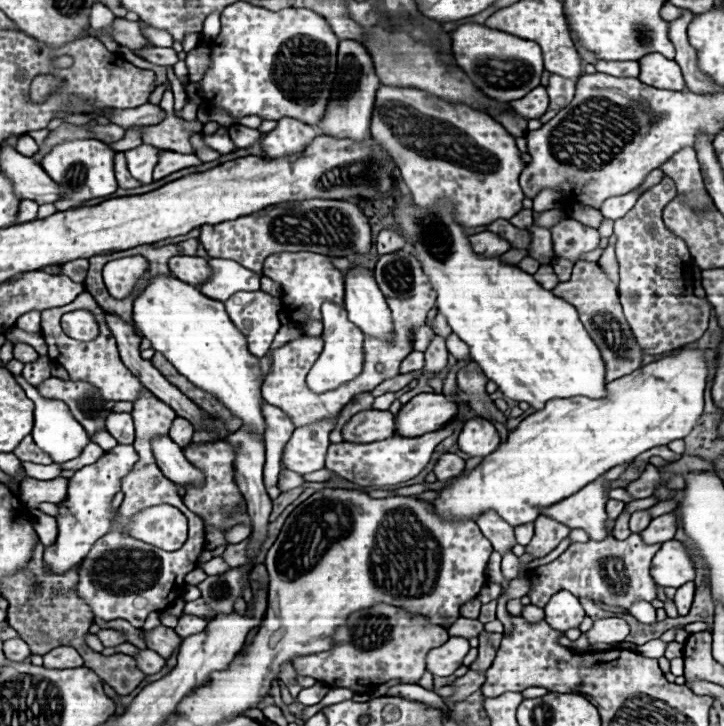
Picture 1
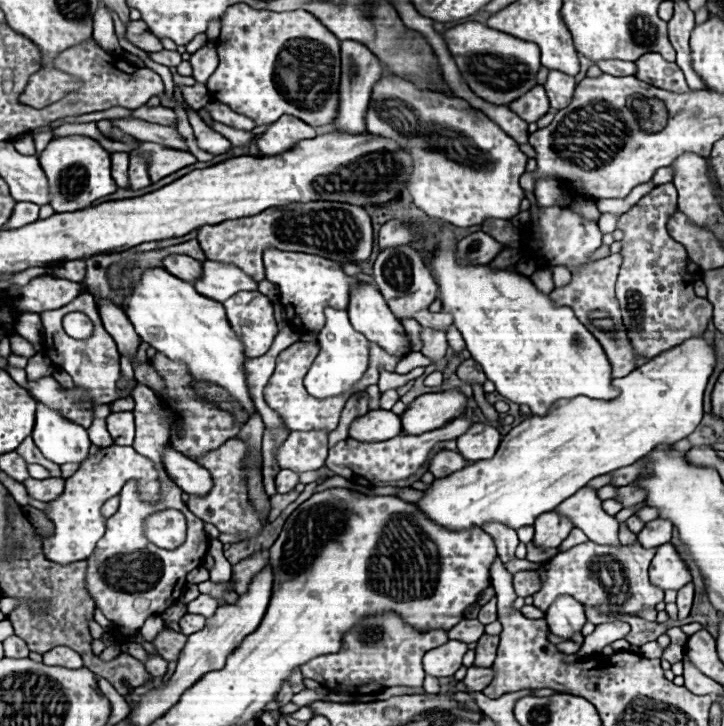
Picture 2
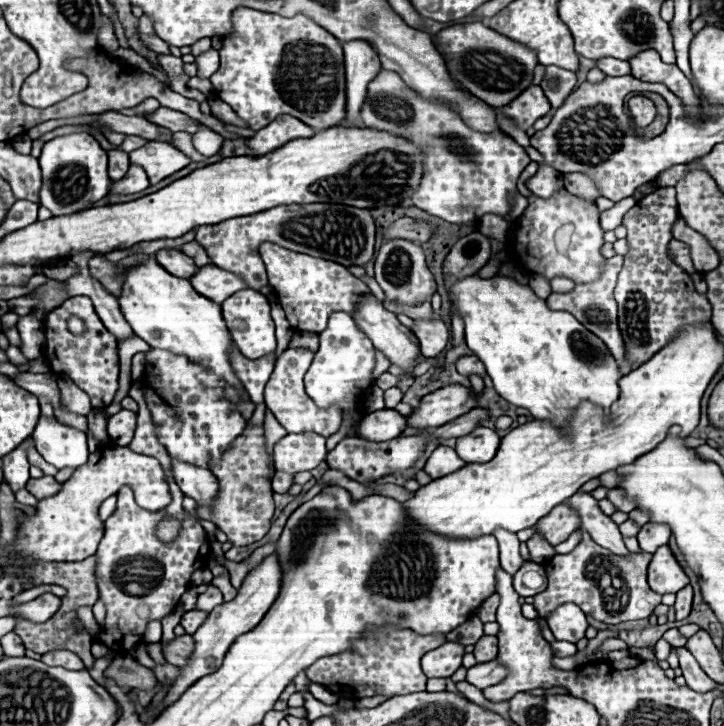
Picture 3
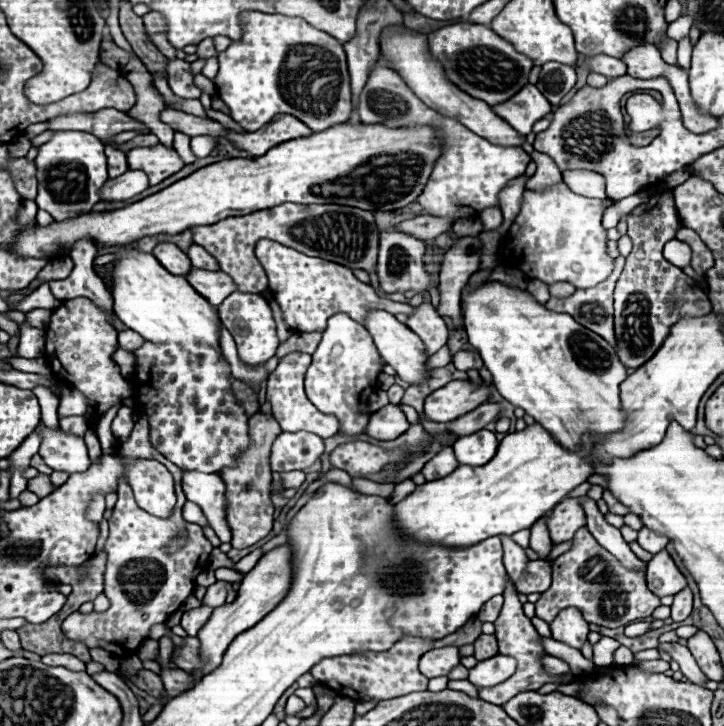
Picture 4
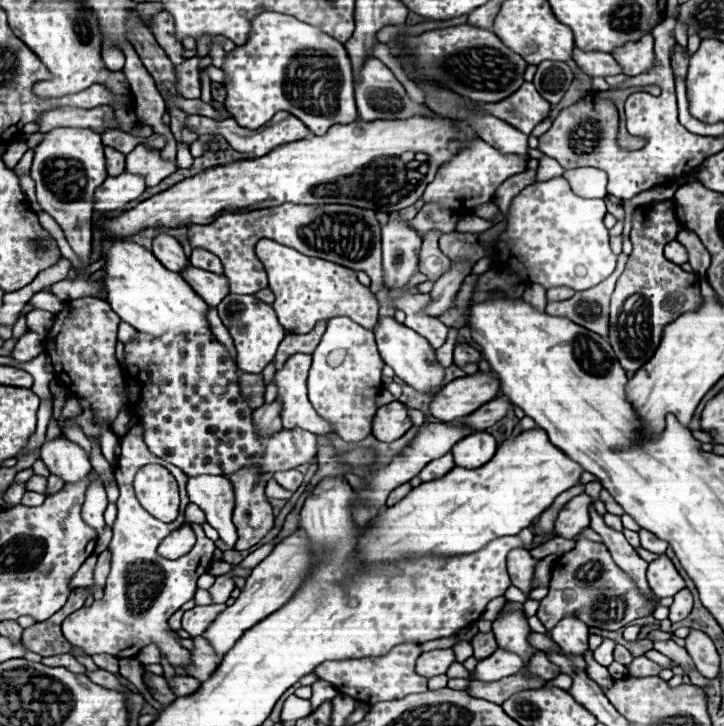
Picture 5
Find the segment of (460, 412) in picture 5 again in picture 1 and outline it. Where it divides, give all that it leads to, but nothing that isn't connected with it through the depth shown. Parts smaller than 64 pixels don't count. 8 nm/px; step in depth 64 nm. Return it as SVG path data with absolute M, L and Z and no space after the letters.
M418 394L396 414L396 436L422 436L436 432L458 414L454 398L444 394Z

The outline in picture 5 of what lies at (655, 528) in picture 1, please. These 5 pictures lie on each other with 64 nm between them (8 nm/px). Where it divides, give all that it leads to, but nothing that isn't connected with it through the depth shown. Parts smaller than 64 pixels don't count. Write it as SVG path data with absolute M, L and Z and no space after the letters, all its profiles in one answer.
M640 530L638 534L640 534L642 548L646 548L646 550L650 550L650 552L654 552L654 554L664 554L664 552L666 552L668 544L666 544L664 540L652 536L652 532L648 532L648 530Z

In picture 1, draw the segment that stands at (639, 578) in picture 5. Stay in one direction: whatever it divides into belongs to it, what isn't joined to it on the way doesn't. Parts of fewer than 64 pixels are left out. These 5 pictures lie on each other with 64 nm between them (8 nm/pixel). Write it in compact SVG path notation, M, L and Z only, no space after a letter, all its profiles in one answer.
M604 476L596 478L592 484L586 484L580 492L560 500L558 504L544 508L542 514L552 516L554 520L570 526L570 528L584 528L592 540L604 540L612 536L614 522L608 520L604 504L608 500L606 488L624 488L628 482L614 480L604 482Z

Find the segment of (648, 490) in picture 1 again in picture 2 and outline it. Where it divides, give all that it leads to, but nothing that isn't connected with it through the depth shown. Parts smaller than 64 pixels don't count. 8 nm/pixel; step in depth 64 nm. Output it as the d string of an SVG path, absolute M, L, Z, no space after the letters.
M620 486L620 488L616 488L614 500L618 500L624 508L630 508L630 506L636 506L644 500L644 490L638 490L632 486Z

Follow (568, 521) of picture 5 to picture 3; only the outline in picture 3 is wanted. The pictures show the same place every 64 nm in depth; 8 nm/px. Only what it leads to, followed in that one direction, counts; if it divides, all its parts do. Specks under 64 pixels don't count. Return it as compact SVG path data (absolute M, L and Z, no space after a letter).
M566 500L564 504L558 504L548 516L544 516L536 526L540 534L544 534L544 538L552 546L556 546L580 528L580 518L572 512L572 508L568 508L568 500Z

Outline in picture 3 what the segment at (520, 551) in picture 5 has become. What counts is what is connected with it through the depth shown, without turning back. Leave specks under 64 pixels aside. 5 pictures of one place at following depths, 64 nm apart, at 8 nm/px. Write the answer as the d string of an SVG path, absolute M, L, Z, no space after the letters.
M496 530L494 532L496 540L498 540L498 546L500 546L500 562L502 562L502 568L508 572L508 574L516 574L522 566L522 556L520 556L520 542L516 538L516 534L512 532L506 532L506 530Z

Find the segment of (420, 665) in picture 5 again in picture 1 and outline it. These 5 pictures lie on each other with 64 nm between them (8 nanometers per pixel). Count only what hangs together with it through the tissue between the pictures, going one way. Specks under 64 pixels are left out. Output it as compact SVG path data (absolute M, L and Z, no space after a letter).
M450 638L446 644L432 648L426 656L426 670L434 676L450 676L460 666L468 654L470 644L466 638Z

